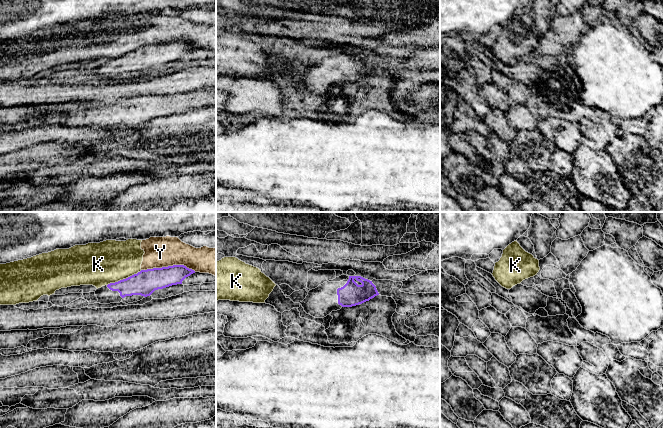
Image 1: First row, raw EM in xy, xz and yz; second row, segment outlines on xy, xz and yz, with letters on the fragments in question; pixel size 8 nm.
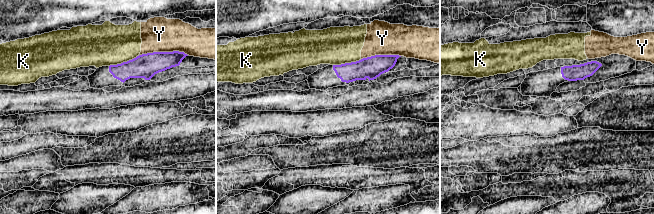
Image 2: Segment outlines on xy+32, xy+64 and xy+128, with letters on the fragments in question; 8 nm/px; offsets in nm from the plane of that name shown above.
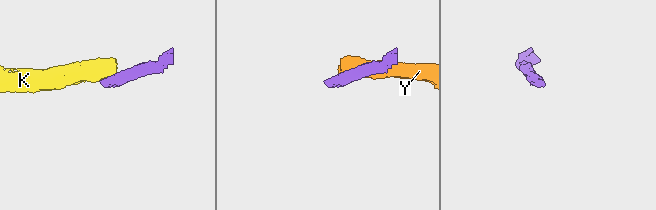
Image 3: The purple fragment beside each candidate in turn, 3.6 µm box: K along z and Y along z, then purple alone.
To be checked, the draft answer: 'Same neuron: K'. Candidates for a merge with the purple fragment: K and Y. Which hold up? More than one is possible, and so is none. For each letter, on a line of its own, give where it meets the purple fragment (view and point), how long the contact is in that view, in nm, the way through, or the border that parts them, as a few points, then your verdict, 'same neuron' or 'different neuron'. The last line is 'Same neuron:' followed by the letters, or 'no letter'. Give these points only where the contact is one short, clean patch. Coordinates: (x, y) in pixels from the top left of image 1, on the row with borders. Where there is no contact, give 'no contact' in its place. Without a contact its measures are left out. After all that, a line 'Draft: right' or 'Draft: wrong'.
K: contact xy (124, 279); length 300 nm; border xy (141, 270), (125, 278), (110, 282), (107, 285); different neuron
Y: contact xy (168, 266); length 440 nm; different neuron
Same neuron: no letter
Draft: wrong

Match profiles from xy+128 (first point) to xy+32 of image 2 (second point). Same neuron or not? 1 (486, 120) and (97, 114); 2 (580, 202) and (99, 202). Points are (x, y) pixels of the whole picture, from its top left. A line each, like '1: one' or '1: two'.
1: one
2: two

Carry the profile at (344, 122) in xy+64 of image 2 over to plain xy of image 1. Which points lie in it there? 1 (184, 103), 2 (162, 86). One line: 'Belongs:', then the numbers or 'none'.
Belongs: 1

